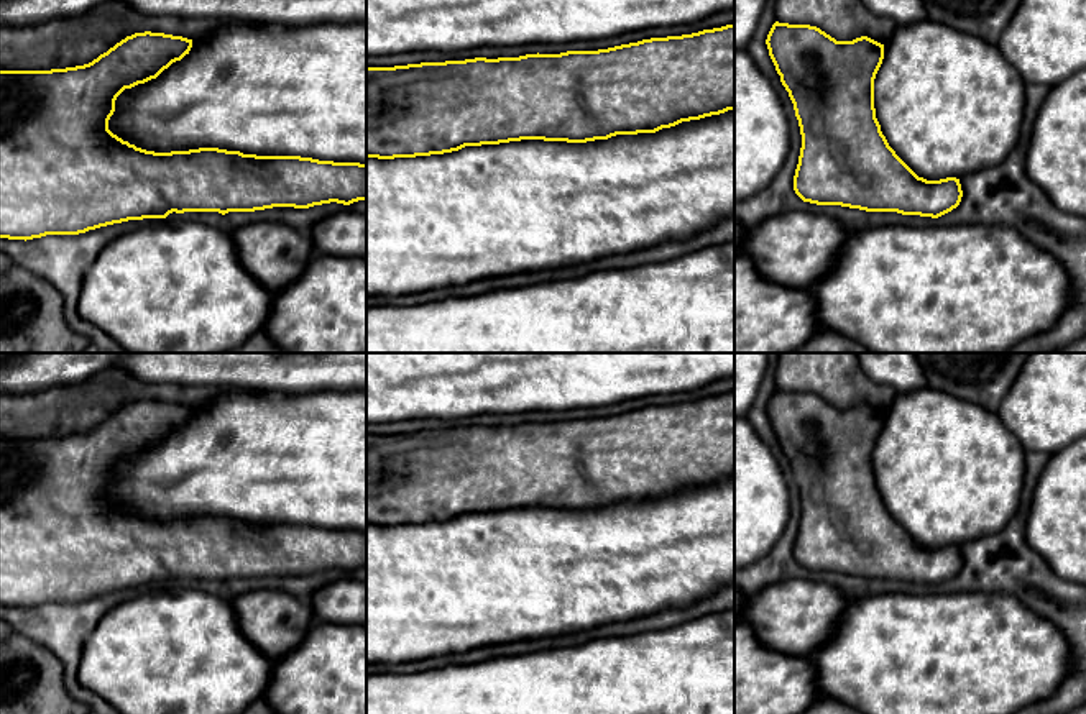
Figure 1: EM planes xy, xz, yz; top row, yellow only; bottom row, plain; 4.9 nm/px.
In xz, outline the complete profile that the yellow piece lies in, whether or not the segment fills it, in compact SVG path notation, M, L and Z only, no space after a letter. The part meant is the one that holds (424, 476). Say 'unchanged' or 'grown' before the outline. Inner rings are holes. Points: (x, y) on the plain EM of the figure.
unchanged; M734 392L598 419L366 435L366 525L394 527L521 507L587 510L656 501L734 478Z

